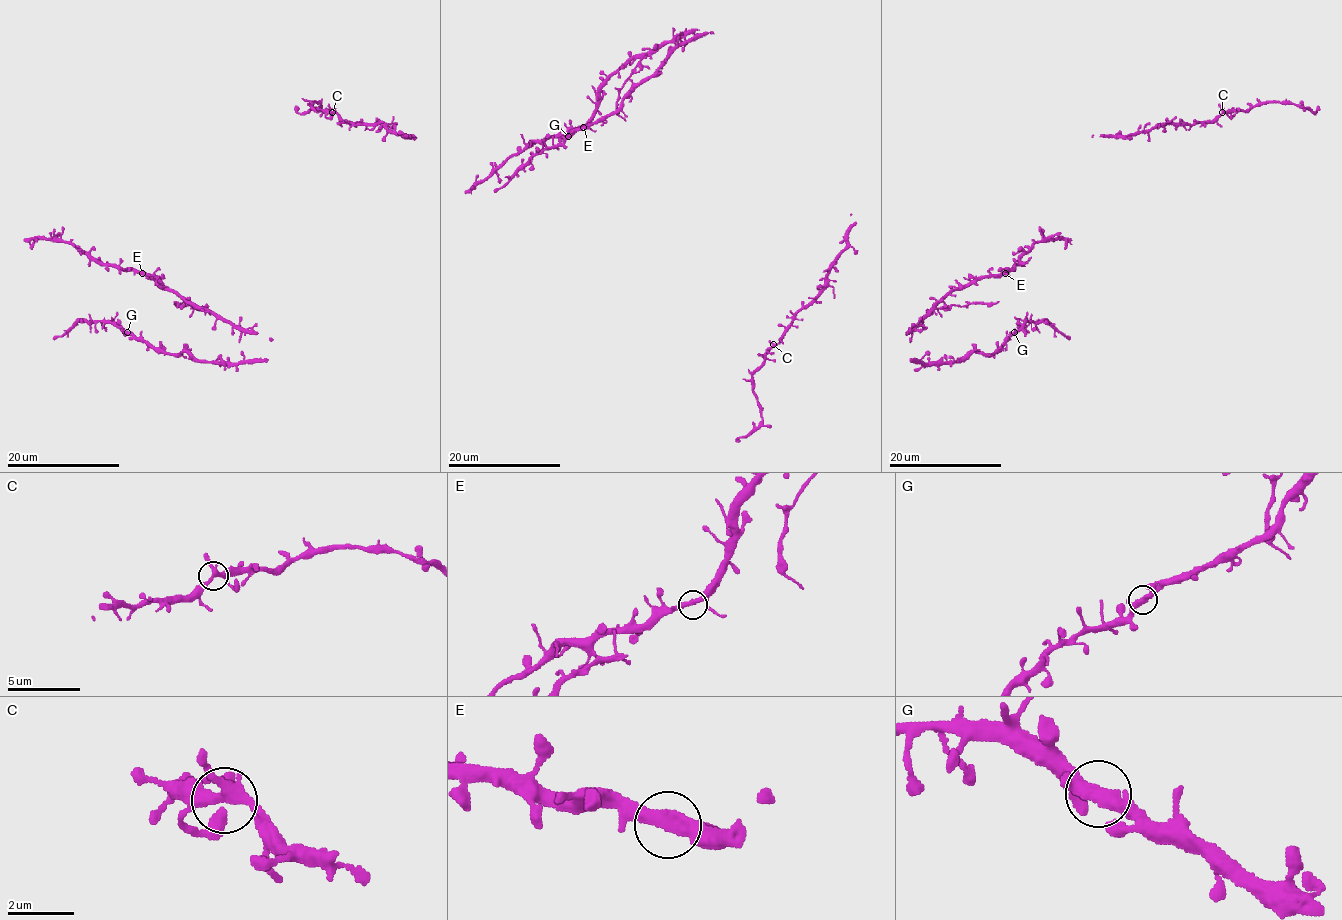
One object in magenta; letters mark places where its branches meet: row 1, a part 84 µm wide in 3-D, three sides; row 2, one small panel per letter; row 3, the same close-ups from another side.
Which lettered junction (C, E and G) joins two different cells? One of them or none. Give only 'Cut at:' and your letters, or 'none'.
Cut at: none

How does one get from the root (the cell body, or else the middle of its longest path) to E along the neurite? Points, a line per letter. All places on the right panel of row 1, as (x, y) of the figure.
E: (999, 302), (935, 307), (955, 289), (1005, 273)

